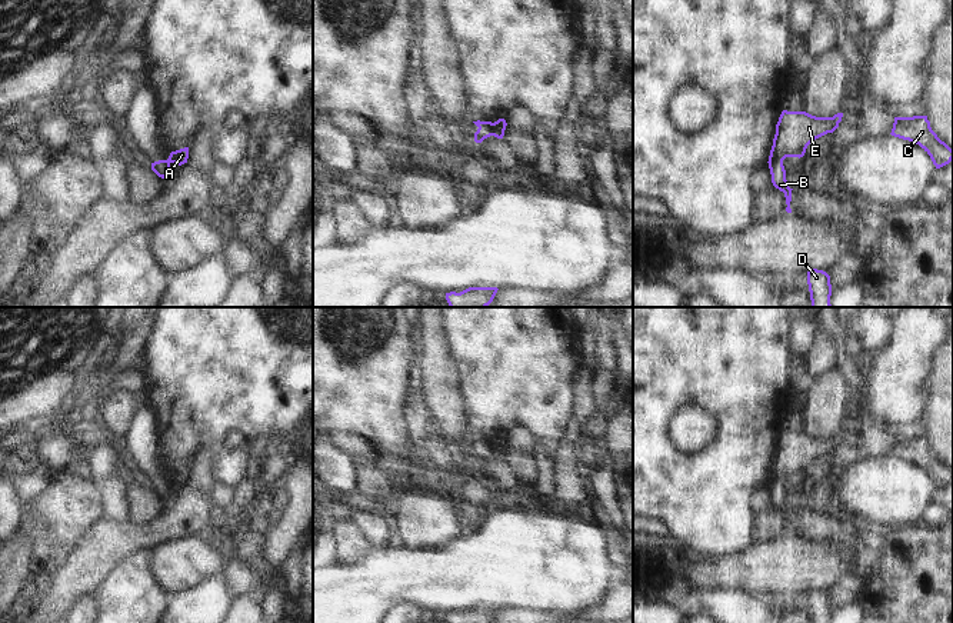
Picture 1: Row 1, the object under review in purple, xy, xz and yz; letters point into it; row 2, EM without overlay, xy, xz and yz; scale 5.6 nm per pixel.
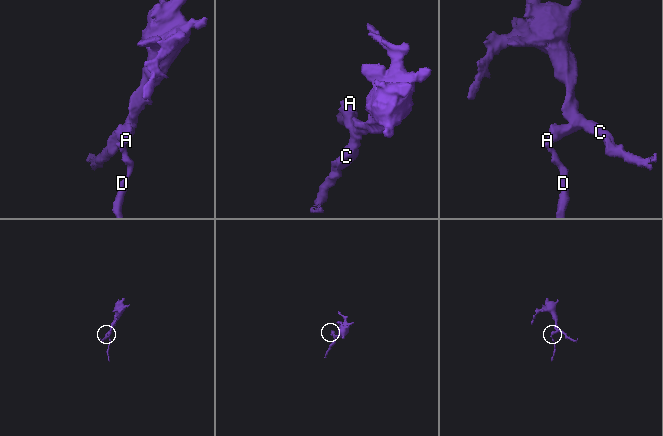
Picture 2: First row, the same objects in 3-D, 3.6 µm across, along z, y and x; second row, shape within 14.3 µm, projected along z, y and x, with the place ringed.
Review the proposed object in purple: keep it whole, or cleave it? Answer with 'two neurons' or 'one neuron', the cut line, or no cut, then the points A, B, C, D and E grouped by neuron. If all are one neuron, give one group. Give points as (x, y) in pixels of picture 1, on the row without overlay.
two neurons; cut yz (782, 480), (767, 482); groups A C E / B D

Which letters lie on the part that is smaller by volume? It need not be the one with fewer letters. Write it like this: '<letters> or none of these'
B, D

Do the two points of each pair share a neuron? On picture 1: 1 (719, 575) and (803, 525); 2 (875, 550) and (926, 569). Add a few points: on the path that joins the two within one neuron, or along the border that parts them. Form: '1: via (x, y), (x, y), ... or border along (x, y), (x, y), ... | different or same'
1: border along (792, 532), (809, 540), (825, 540) | different
2: border along (880, 547), (882, 557), (865, 580) | different

